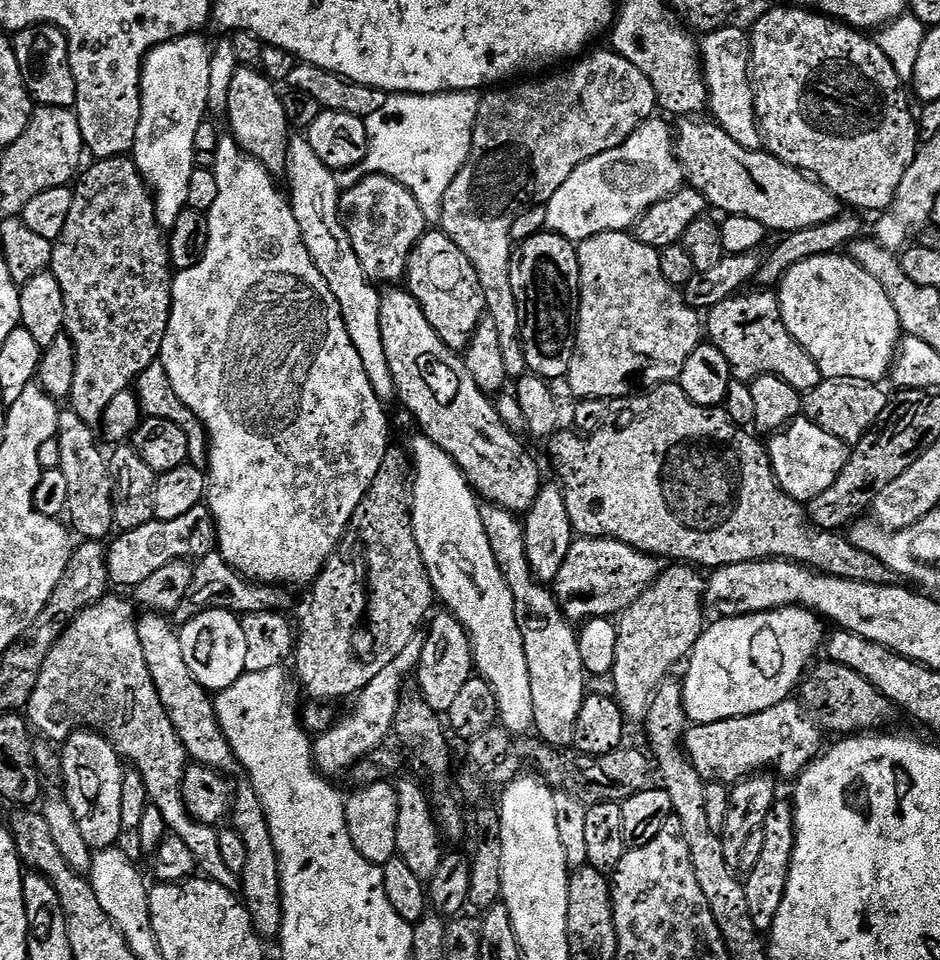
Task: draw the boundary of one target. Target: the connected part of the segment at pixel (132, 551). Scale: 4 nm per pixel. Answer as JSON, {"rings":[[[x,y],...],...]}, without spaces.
{"rings":[[[195,515],[179,516],[173,520],[153,518],[128,531],[121,531],[117,540],[109,545],[108,569],[113,585],[131,584],[137,586],[144,582],[162,566],[183,561],[192,548],[192,535],[196,532]]]}

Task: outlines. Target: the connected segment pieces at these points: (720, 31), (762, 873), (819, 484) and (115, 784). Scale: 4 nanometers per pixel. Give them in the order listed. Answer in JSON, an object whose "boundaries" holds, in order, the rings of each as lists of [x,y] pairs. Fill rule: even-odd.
{"boundaries":[[[[726,26],[716,28],[715,31],[709,31],[699,41],[698,47],[703,63],[703,74],[707,81],[707,103],[712,103],[712,112],[715,123],[723,128],[727,135],[736,132],[736,136],[744,136],[744,132],[752,132],[752,127],[758,124],[756,112],[753,106],[753,91],[748,84],[746,74],[746,56],[744,52],[740,52],[740,36],[732,36],[732,32],[728,31]]],[[[780,798],[772,805],[762,821],[762,854],[744,882],[744,892],[748,900],[749,912],[754,929],[758,932],[771,931],[777,912],[785,897],[785,888],[791,874],[792,854],[796,847],[795,809],[793,805]]],[[[799,416],[786,427],[786,432],[776,435],[770,444],[774,475],[781,488],[797,502],[818,497],[837,481],[851,458],[851,449],[834,434],[818,424]]],[[[81,730],[73,732],[63,741],[64,748],[64,784],[68,787],[66,799],[74,810],[78,830],[88,847],[103,850],[113,847],[122,836],[122,792],[124,786],[125,761],[114,745],[98,732]],[[90,772],[96,778],[96,786],[84,786],[82,774]]]]}

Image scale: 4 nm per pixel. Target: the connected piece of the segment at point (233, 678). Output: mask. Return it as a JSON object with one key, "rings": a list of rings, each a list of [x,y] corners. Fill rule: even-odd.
{"rings":[[[208,606],[208,609],[195,616],[196,623],[182,632],[184,655],[188,657],[188,665],[209,693],[223,693],[245,675],[247,638],[239,619],[239,615],[229,607]]]}

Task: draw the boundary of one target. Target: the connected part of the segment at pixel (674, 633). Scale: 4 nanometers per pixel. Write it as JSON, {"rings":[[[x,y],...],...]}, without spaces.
{"rings":[[[676,562],[673,564],[676,564],[673,568],[665,567],[663,571],[661,571],[660,575],[657,576],[656,580],[649,586],[649,588],[647,588],[646,591],[644,591],[624,613],[622,613],[618,620],[619,636],[617,638],[616,659],[611,662],[610,679],[612,678],[612,684],[616,687],[616,692],[614,691],[615,699],[618,701],[620,707],[624,709],[624,715],[629,721],[638,720],[638,722],[640,722],[645,719],[648,712],[649,701],[652,699],[653,693],[656,692],[658,687],[660,687],[661,681],[663,681],[665,677],[671,673],[668,671],[671,670],[672,664],[678,663],[680,659],[683,661],[685,657],[691,653],[692,647],[696,645],[698,638],[702,633],[704,633],[706,627],[706,619],[704,620],[704,608],[700,605],[700,599],[703,601],[706,596],[705,577],[702,578],[695,572],[694,569],[687,568],[687,566],[684,565],[687,563]]]}

